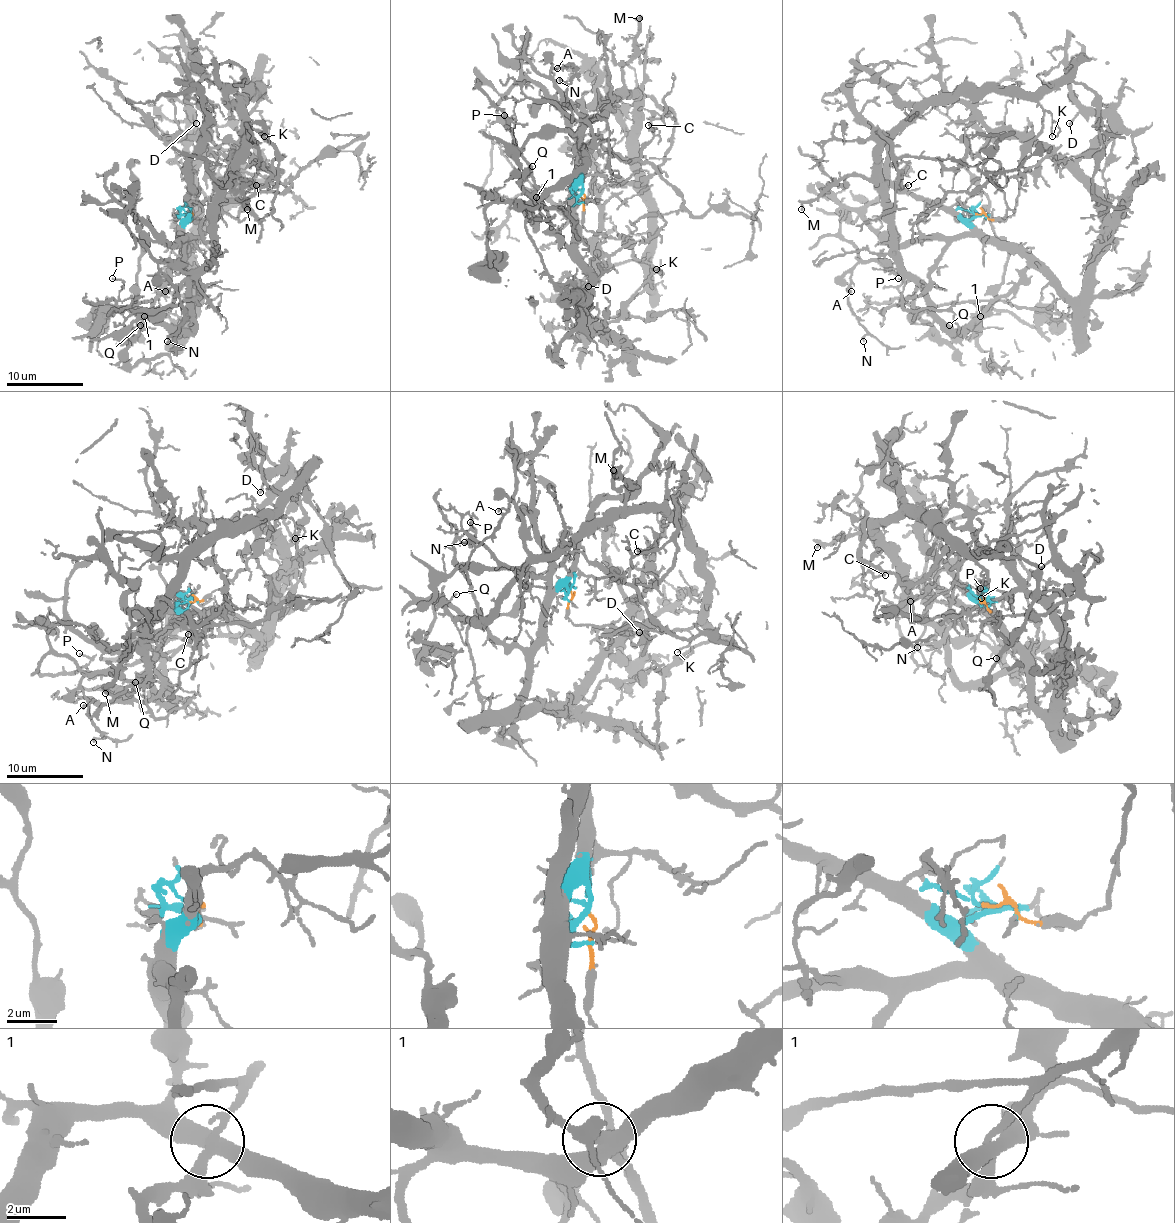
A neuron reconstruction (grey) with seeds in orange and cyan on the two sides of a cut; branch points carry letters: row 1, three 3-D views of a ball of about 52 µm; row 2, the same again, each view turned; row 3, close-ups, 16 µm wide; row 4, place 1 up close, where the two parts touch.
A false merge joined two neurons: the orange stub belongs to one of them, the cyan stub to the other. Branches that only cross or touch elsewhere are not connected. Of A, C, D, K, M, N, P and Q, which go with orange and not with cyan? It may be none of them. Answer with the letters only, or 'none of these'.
A, C, K, M, N

